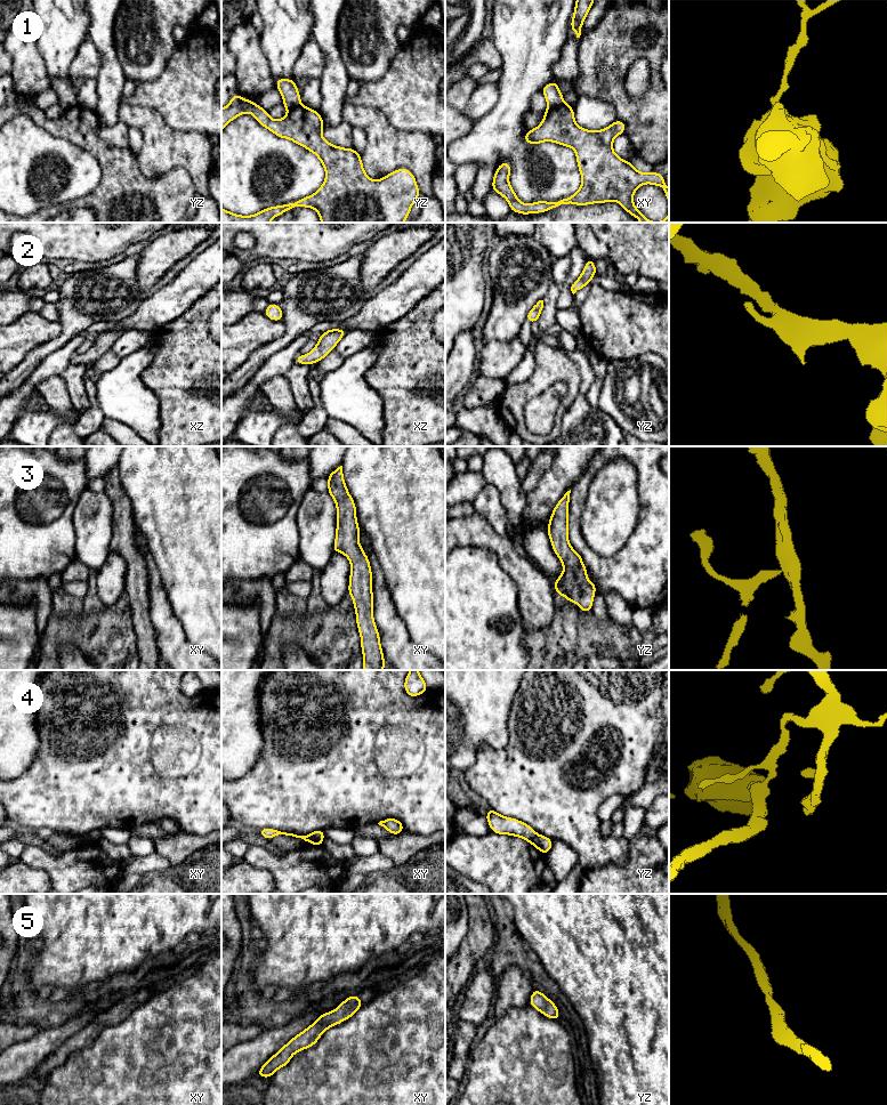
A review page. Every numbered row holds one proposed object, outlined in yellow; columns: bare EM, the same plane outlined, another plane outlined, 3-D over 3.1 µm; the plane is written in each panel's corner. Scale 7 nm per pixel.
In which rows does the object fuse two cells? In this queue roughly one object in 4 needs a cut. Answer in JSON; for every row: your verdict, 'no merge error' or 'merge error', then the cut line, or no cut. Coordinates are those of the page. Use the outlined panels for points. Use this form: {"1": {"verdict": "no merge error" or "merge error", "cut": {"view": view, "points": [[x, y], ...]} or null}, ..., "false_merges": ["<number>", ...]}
{"1": {"verdict": "merge error", "cut": {"view": "xy", "points": [[564, 103], [547, 110]]}}, "2": {"verdict": "no merge error", "cut": null}, "3": {"verdict": "no merge error", "cut": null}, "4": {"verdict": "merge error", "cut": {"view": "yz", "points": [[537, 835], [531, 843]]}}, "5": {"verdict": "no merge error", "cut": null}, "false_merges": ["1", "4"]}

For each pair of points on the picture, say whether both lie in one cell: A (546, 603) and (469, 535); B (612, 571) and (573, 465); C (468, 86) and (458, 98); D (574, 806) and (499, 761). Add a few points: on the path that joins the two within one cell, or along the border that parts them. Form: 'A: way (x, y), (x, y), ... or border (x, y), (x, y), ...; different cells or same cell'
A: way (531, 582), (490, 539); same cell
B: border (594, 458), (571, 490); different cells
C: way (465, 89), (459, 95); same cell
D: way (556, 788), (547, 779), (517, 779); same cell

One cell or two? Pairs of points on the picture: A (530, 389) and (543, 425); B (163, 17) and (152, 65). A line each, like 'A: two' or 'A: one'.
A: two
B: one

